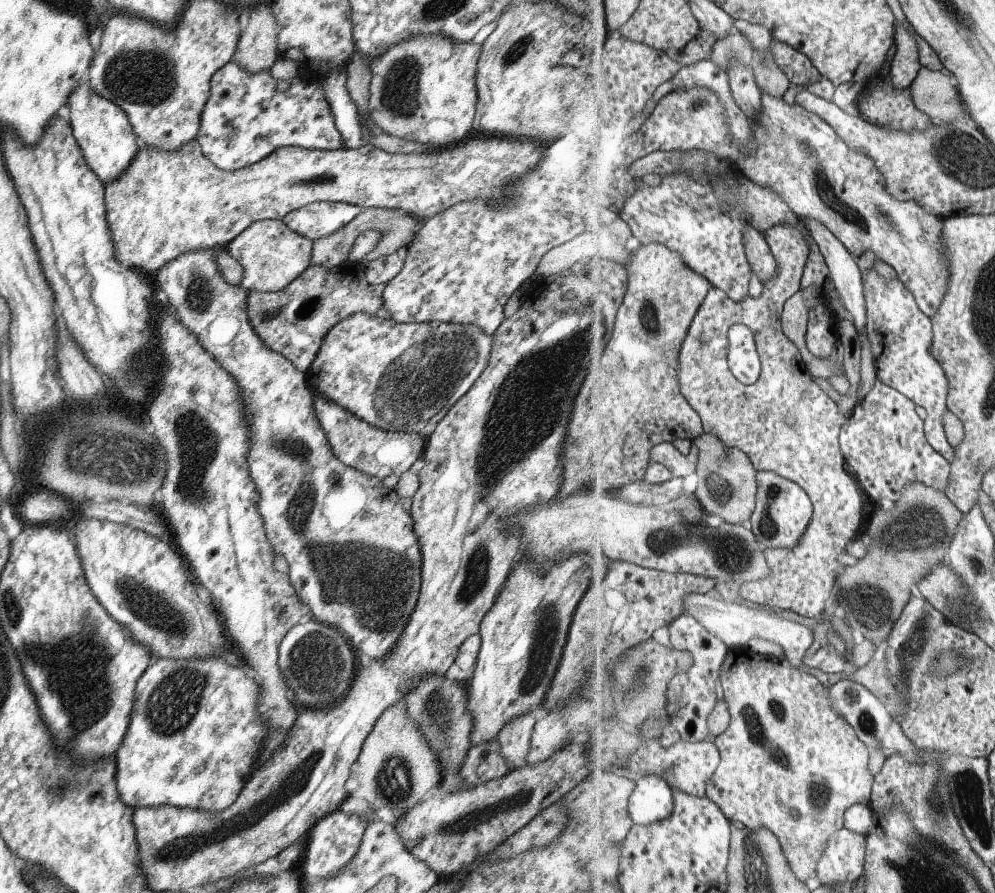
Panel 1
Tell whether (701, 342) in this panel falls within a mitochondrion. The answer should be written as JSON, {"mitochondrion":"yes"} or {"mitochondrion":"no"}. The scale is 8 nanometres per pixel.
{"mitochondrion":"yes"}

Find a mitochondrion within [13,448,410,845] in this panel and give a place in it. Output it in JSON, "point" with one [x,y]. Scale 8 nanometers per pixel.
{"point":[85,705]}

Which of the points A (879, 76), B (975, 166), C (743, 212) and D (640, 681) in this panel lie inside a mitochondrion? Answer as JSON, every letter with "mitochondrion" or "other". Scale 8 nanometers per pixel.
{"A":"other","B":"mitochondrion","C":"other","D":"mitochondrion"}

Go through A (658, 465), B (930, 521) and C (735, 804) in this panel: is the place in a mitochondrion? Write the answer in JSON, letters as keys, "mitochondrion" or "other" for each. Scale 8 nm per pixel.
{"A":"other","B":"mitochondrion","C":"other"}

